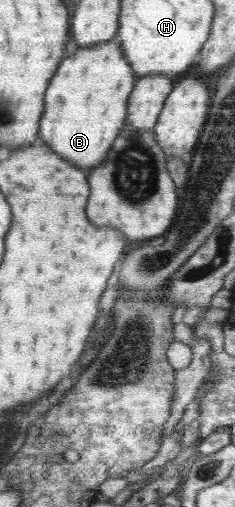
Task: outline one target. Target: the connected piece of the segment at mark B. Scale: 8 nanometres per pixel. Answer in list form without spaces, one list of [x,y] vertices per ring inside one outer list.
[[[115,39],[78,48],[75,54],[61,60],[47,85],[39,141],[77,168],[95,168],[126,124],[128,100],[136,80]]]

